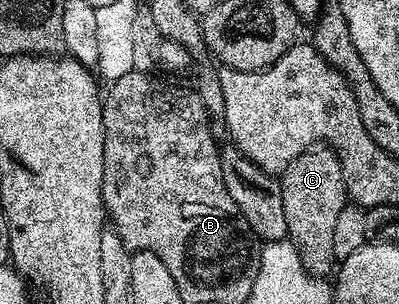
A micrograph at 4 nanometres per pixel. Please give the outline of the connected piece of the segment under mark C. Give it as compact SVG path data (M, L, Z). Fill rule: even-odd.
M323 143L313 145L298 159L288 162L279 183L282 207L286 210L287 240L298 251L302 267L311 277L327 278L338 261L334 255L334 226L342 207L350 201L338 155Z

